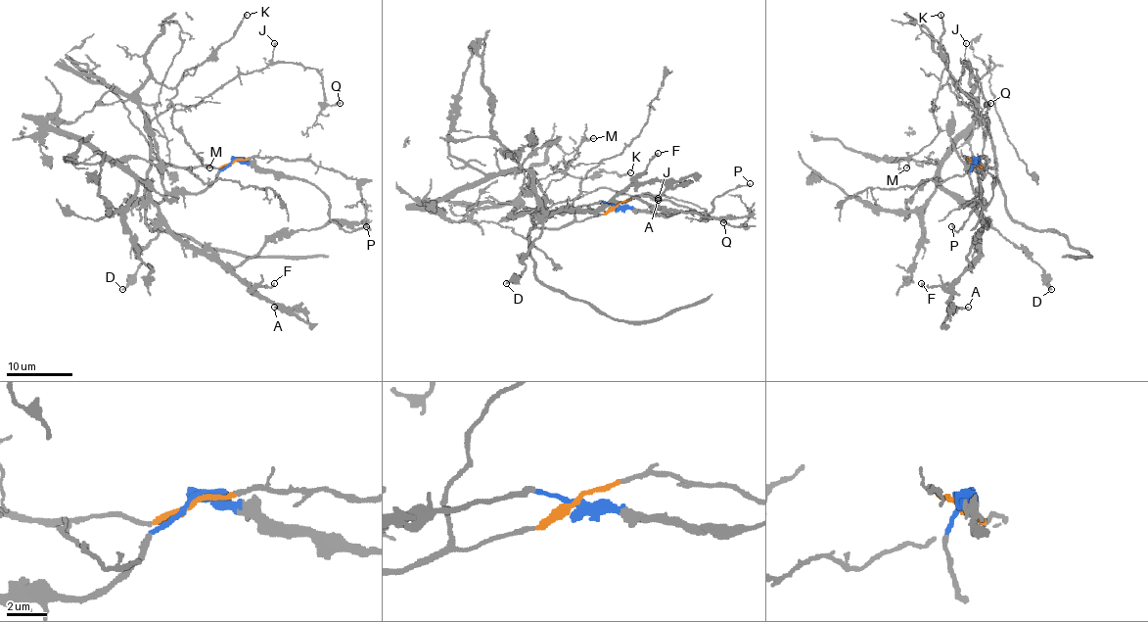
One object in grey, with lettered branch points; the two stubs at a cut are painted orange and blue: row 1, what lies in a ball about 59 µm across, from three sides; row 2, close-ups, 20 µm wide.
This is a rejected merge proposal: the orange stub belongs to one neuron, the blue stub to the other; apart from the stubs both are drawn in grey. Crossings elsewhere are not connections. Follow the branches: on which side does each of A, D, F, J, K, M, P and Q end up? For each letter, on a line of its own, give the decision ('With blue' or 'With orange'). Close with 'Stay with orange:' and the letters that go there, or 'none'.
A: With blue
D: With blue
F: With blue
J: With orange
K: With orange
M: With orange
P: With blue
Q: With orange
Stay with orange: J, K, M, Q

